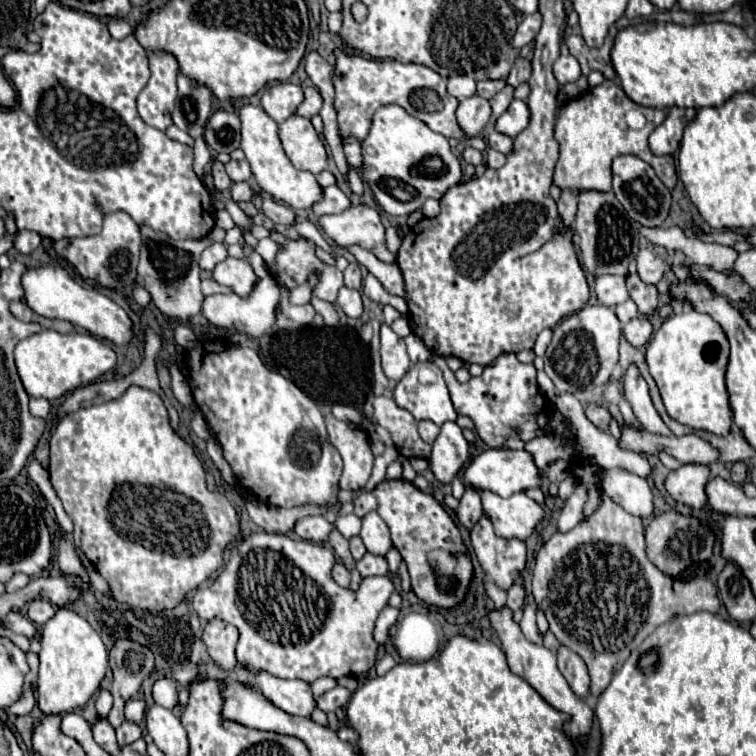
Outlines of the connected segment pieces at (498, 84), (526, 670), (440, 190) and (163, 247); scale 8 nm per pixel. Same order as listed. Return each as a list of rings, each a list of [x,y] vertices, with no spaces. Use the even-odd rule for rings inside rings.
[[[482,80],[482,82],[478,82],[478,94],[482,96],[482,98],[492,98],[496,92],[500,92],[502,88],[506,86],[506,82],[504,80]]]
[[[504,606],[502,610],[490,610],[488,612],[488,620],[490,620],[490,626],[496,630],[500,642],[502,642],[502,650],[506,652],[506,658],[508,658],[508,666],[514,674],[522,676],[548,704],[552,704],[556,710],[562,710],[566,714],[572,716],[570,722],[564,724],[566,732],[570,736],[584,736],[584,734],[590,734],[590,726],[592,726],[592,708],[582,700],[578,698],[570,686],[566,684],[566,678],[558,672],[556,668],[556,654],[550,652],[548,648],[544,646],[538,646],[538,644],[532,644],[530,640],[524,638],[518,622],[514,622],[512,618],[512,610],[508,606]]]
[[[382,106],[372,120],[372,128],[368,138],[362,142],[364,166],[362,166],[362,180],[374,192],[380,208],[394,216],[408,216],[414,210],[420,210],[428,198],[440,200],[444,192],[462,180],[462,168],[458,156],[452,152],[448,138],[430,130],[422,120],[410,116],[406,110],[398,106]]]
[[[140,226],[142,230],[142,250],[138,262],[136,284],[146,288],[152,296],[156,308],[166,316],[178,322],[186,322],[192,316],[200,314],[204,294],[200,290],[200,254],[210,244],[208,238],[202,240],[172,240],[164,232],[154,232],[152,228]]]

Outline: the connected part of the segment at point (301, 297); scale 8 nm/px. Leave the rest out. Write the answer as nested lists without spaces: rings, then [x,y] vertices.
[[[312,272],[312,276],[304,284],[300,284],[300,286],[296,286],[292,290],[290,302],[292,304],[308,304],[310,302],[310,296],[312,296],[312,290],[318,284],[318,278],[320,278],[320,272]]]

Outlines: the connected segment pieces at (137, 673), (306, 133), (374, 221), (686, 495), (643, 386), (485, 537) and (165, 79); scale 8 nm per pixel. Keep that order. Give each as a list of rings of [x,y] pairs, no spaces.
[[[118,638],[110,650],[110,668],[114,672],[114,682],[112,682],[112,696],[114,696],[114,706],[112,712],[108,714],[108,722],[118,728],[124,722],[124,704],[132,696],[138,694],[142,680],[150,674],[154,666],[154,654],[150,648],[128,640],[128,638]]]
[[[294,114],[282,122],[280,140],[286,156],[298,170],[320,174],[328,168],[326,148],[308,118]]]
[[[364,204],[352,206],[340,214],[320,216],[318,224],[338,246],[358,244],[374,252],[382,262],[394,262],[394,254],[384,246],[384,226],[374,208]]]
[[[682,464],[678,470],[672,470],[666,478],[666,490],[676,502],[688,504],[692,508],[704,510],[706,494],[704,486],[710,478],[710,468],[706,464]]]
[[[630,364],[624,372],[624,398],[628,400],[628,404],[634,410],[634,416],[638,418],[638,422],[652,434],[662,434],[662,436],[670,436],[670,428],[662,422],[660,414],[656,412],[652,400],[650,400],[650,392],[648,392],[648,384],[646,380],[640,376],[638,366]]]
[[[482,520],[470,532],[474,554],[496,586],[508,590],[526,566],[526,546],[522,540],[508,540],[494,534],[490,520]]]
[[[146,52],[150,64],[150,82],[138,96],[140,118],[158,128],[166,130],[172,126],[172,110],[176,100],[176,76],[180,72],[178,60],[168,52]]]

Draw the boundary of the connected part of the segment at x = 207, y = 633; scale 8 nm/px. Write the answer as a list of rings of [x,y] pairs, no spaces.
[[[214,618],[210,620],[206,626],[204,626],[204,632],[202,632],[202,642],[212,658],[212,662],[230,672],[236,668],[236,656],[234,656],[234,648],[236,648],[236,642],[238,642],[238,628],[220,620],[220,618]]]

